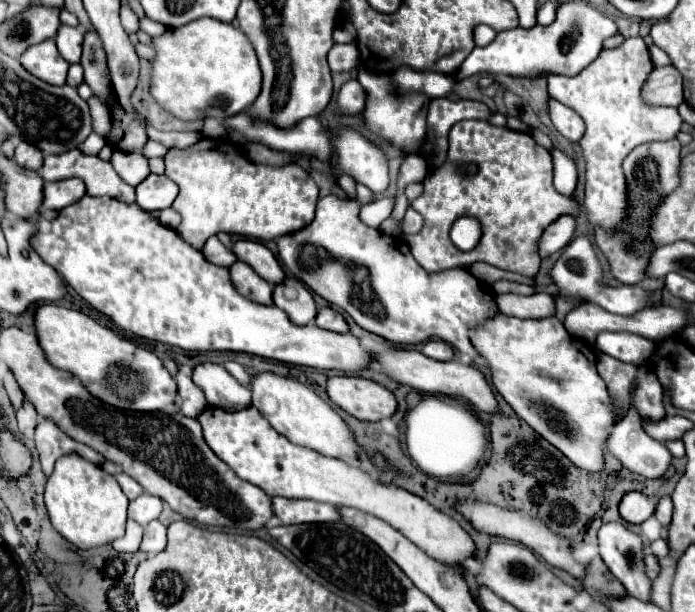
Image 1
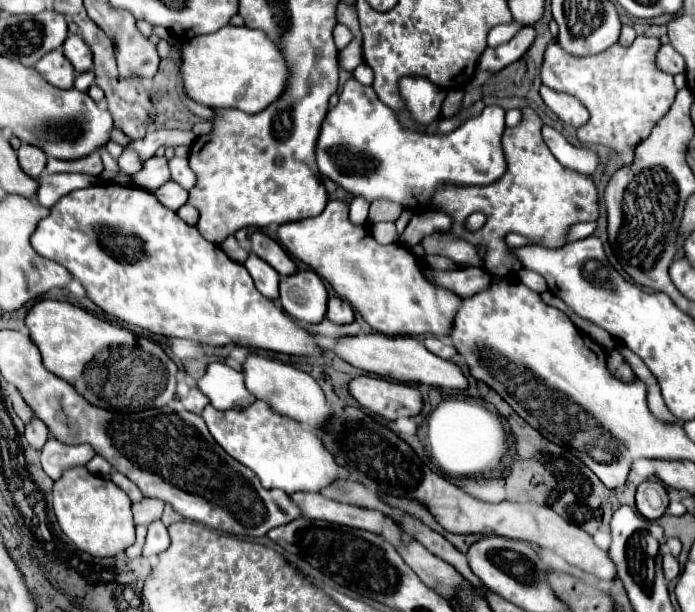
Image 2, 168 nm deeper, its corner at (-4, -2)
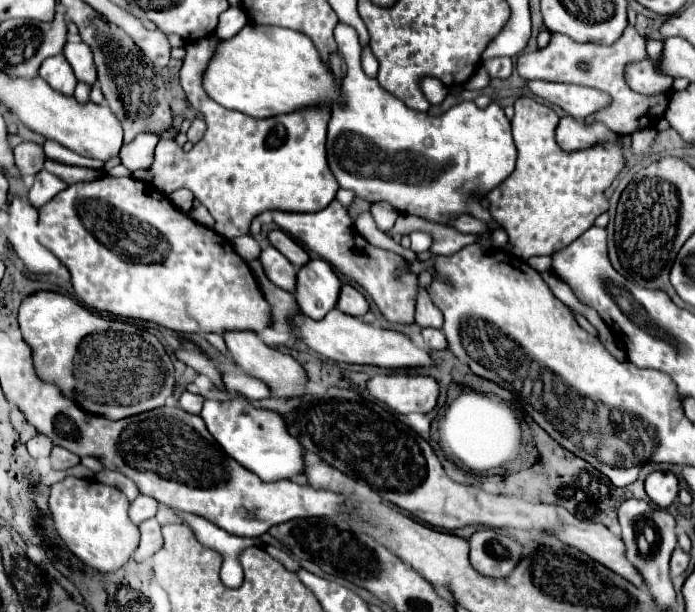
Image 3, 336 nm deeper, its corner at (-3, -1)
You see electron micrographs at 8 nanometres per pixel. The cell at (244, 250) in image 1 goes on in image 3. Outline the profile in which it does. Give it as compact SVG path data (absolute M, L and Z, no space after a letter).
M275 229L269 233L269 243L275 245L281 253L285 253L285 257L289 257L289 261L293 261L293 265L297 267L303 267L311 259L309 253L281 229Z

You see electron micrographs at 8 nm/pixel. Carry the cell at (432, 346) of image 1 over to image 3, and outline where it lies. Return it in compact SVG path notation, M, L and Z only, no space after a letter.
M425 327L425 329L421 329L421 333L423 333L423 339L427 341L427 345L431 349L445 349L447 347L447 341L445 341L445 335L441 329Z

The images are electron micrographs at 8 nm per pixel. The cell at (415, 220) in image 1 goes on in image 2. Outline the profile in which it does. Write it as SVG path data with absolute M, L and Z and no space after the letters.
M426 210L426 212L418 212L412 216L410 224L406 226L404 234L400 236L400 242L404 246L416 246L422 242L422 238L432 236L432 234L444 234L448 232L452 226L450 218L442 212L436 210Z

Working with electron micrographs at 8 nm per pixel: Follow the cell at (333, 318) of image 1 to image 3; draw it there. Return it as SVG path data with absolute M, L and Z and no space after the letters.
M347 283L341 289L337 309L341 309L343 313L349 313L349 315L355 315L355 317L363 317L369 311L369 301L361 291L357 291L353 285Z

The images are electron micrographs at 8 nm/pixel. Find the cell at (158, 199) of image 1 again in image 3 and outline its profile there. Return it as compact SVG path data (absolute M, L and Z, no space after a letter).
M177 189L177 191L173 191L171 195L169 195L169 199L173 201L173 205L177 207L177 209L181 209L181 211L189 211L189 209L193 209L193 193L189 191L189 189Z

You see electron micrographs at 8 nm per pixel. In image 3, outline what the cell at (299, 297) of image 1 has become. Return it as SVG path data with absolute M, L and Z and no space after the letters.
M311 259L297 273L295 299L299 309L309 317L323 319L337 305L341 285L341 275L325 259Z

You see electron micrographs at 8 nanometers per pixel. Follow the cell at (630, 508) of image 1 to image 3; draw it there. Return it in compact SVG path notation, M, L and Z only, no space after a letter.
M655 471L647 477L645 481L645 489L647 489L647 495L651 497L651 501L659 507L669 507L677 493L679 493L679 479L675 473L661 473L661 471Z

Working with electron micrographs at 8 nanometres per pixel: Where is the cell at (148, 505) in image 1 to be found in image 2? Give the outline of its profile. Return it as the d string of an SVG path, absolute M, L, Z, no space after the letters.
M142 498L140 502L132 504L132 514L136 524L148 526L154 520L160 520L162 512L164 512L164 502L158 498Z

